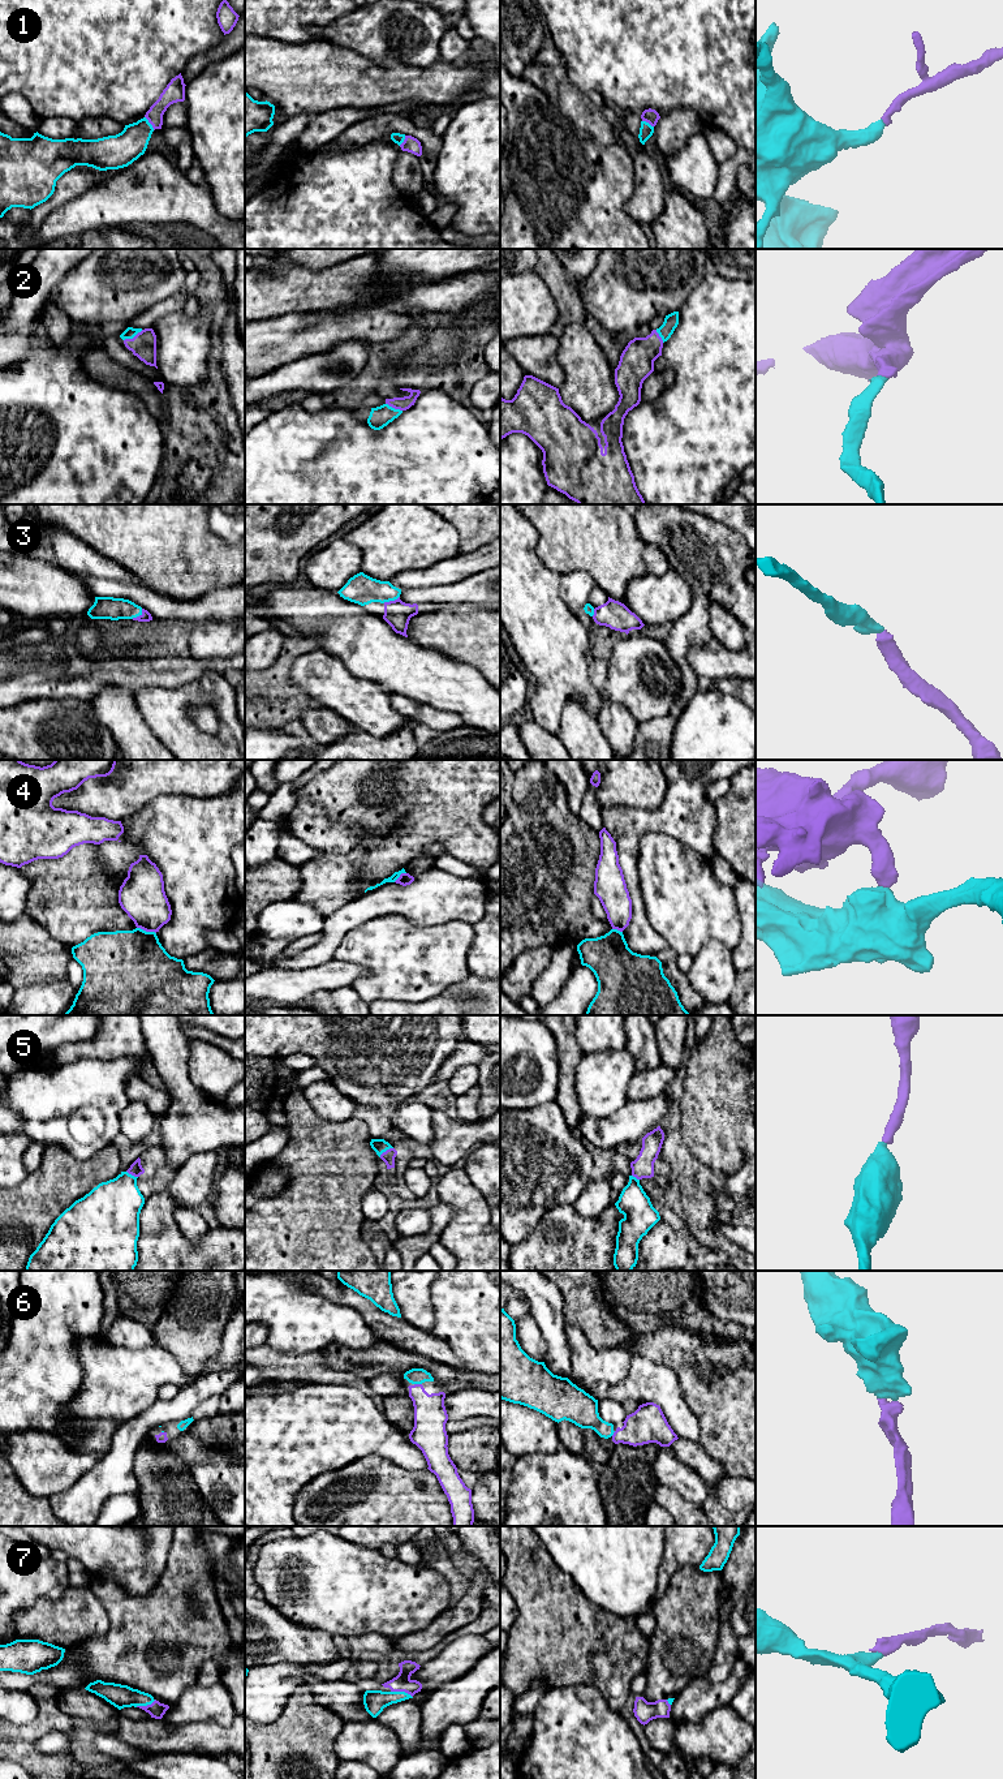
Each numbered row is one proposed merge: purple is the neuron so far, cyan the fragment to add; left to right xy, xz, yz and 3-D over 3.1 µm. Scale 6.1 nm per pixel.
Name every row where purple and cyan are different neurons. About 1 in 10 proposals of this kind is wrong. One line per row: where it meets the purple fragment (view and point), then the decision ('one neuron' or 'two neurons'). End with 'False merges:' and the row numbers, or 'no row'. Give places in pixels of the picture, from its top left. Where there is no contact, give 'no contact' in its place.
1: xy (149, 121) | one neuron
2: xy (134, 336) | one neuron
3: xz (391, 601) | one neuron
4: xy (146, 931) | two neurons
5: xz (387, 1150) | one neuron
6: xz (418, 1384) | one neuron
7: xz (401, 1691) | one neuron
False merges: 4

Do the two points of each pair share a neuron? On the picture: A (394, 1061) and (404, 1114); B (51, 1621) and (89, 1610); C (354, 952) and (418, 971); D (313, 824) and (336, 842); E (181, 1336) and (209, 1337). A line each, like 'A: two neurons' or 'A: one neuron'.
A: two neurons
B: one neuron
C: one neuron
D: one neuron
E: one neuron

